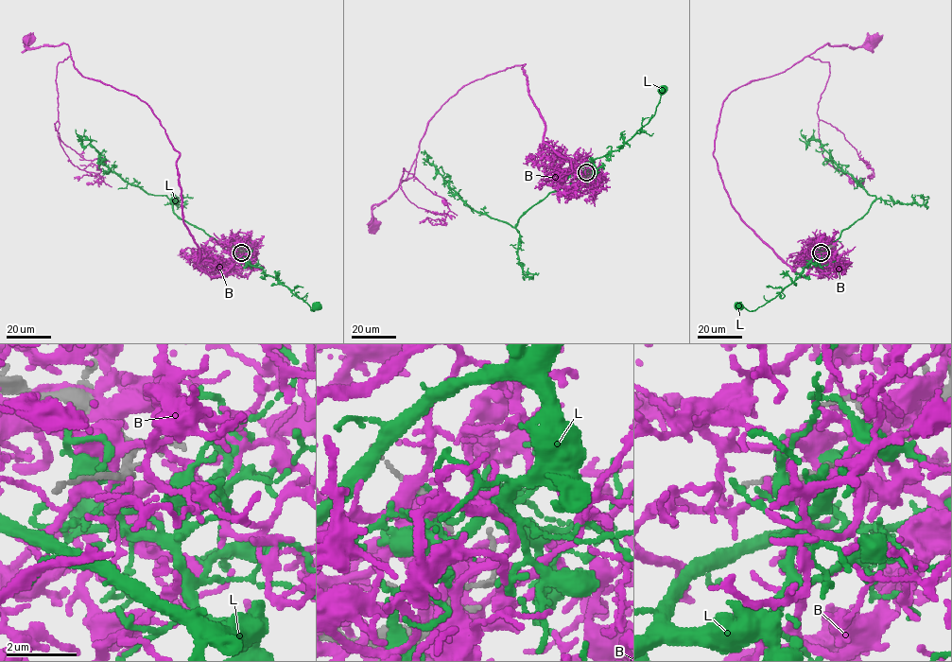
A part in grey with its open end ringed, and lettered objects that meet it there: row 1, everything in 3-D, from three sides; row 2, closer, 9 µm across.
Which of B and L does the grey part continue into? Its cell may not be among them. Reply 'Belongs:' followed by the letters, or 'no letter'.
Belongs: L

